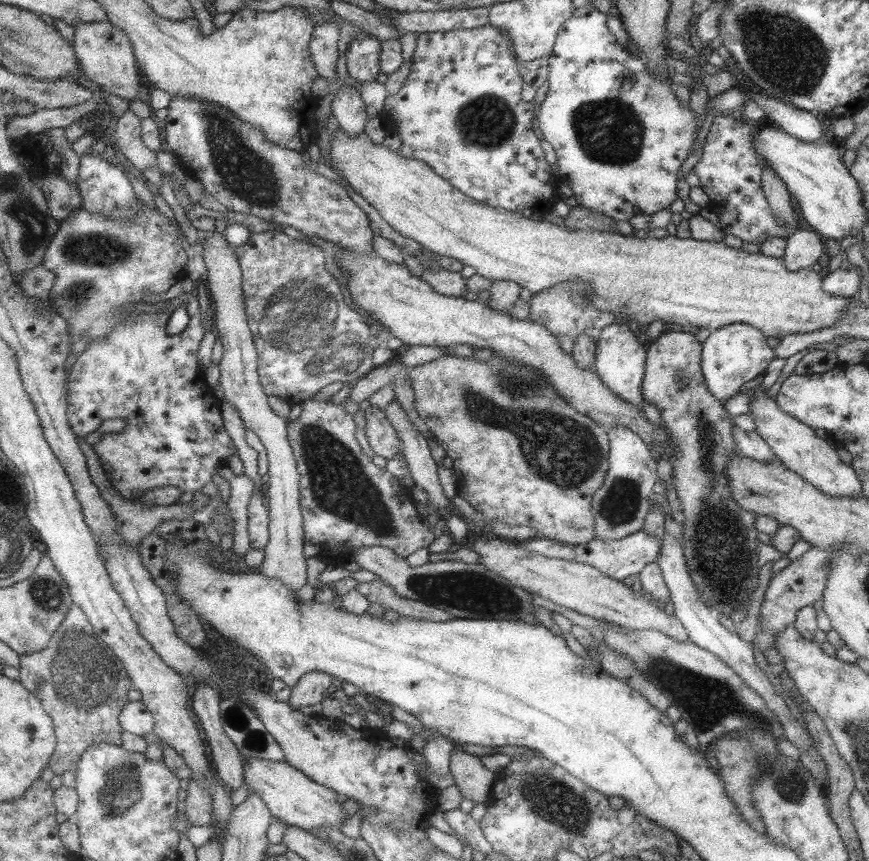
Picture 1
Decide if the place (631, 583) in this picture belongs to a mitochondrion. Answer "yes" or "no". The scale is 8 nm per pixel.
no

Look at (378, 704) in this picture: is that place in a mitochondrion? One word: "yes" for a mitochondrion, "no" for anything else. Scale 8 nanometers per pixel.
no

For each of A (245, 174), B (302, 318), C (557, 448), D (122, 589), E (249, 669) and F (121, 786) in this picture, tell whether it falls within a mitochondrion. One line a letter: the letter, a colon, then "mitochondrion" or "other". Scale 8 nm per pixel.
A: mitochondrion
B: mitochondrion
C: mitochondrion
D: other
E: other
F: mitochondrion

